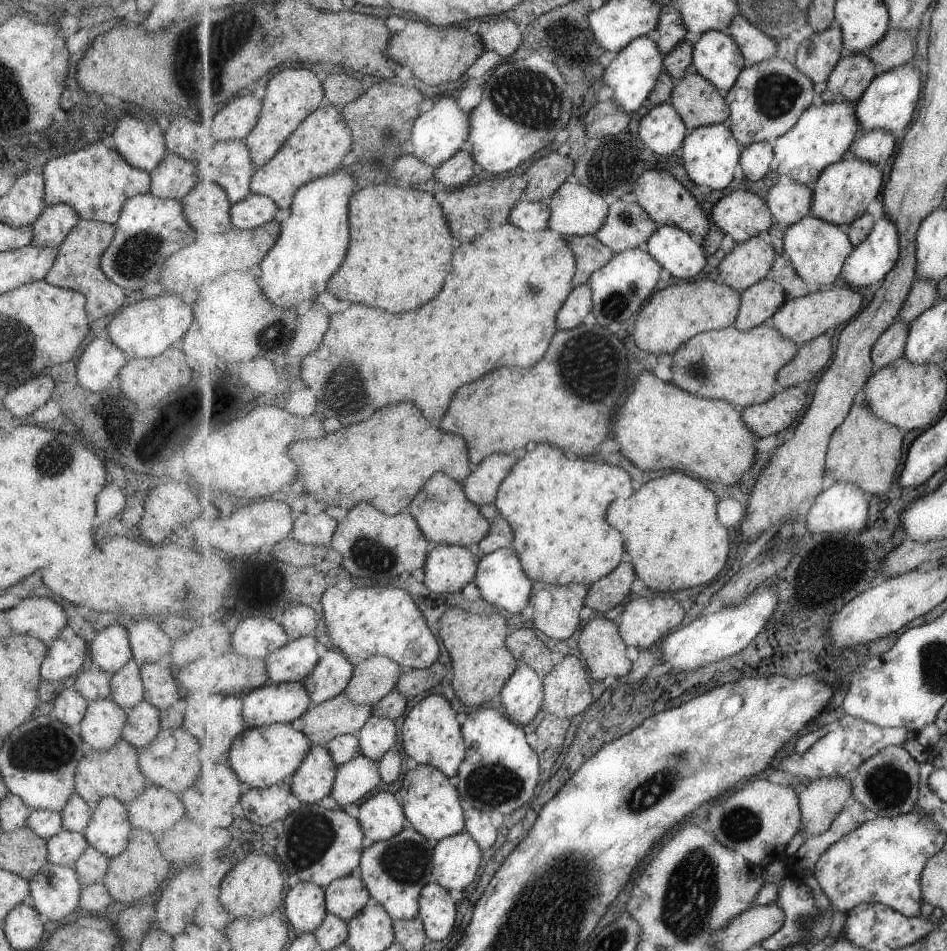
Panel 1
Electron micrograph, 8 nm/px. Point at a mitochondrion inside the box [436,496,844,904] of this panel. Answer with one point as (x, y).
(683, 767)

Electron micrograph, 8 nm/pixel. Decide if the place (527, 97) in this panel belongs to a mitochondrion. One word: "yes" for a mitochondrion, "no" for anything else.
yes

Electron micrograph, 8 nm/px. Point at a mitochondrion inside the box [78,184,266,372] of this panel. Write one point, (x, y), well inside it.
(132, 256)

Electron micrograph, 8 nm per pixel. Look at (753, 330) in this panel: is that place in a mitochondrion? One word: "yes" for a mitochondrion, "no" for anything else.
no

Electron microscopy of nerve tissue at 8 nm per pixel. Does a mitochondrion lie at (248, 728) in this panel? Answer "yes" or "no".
no

